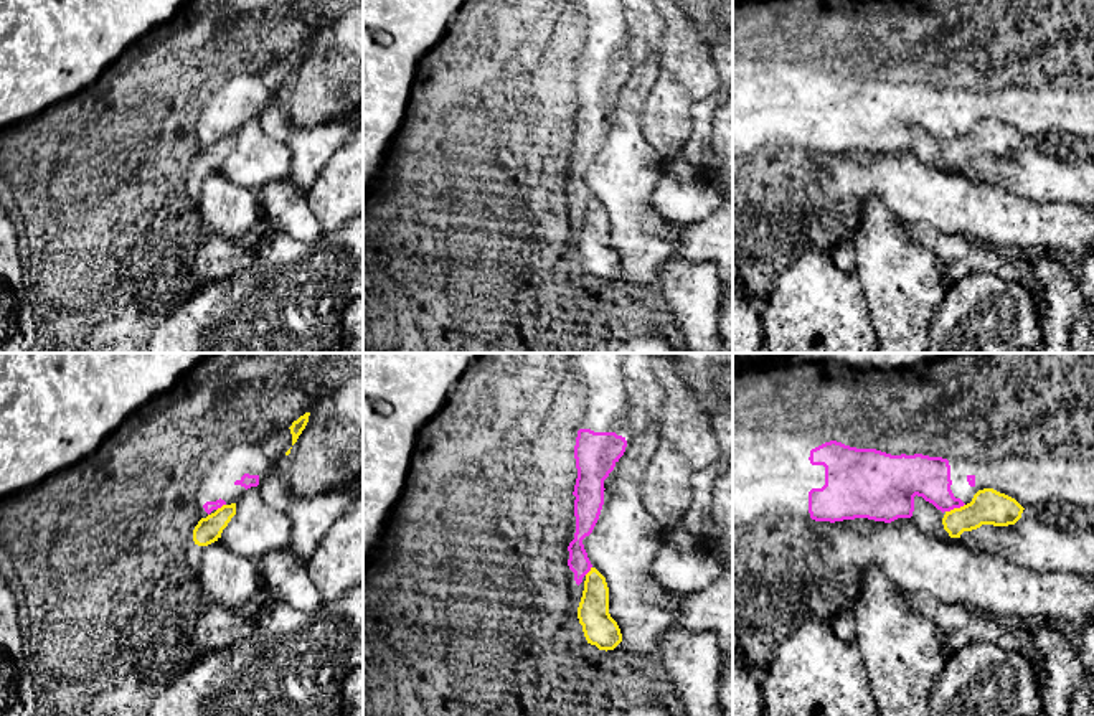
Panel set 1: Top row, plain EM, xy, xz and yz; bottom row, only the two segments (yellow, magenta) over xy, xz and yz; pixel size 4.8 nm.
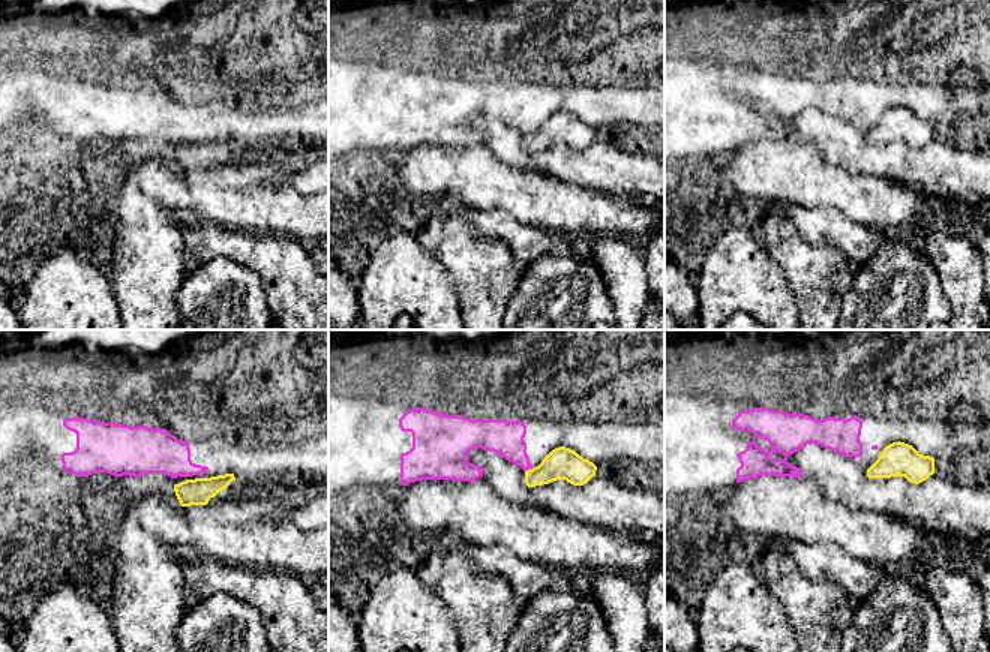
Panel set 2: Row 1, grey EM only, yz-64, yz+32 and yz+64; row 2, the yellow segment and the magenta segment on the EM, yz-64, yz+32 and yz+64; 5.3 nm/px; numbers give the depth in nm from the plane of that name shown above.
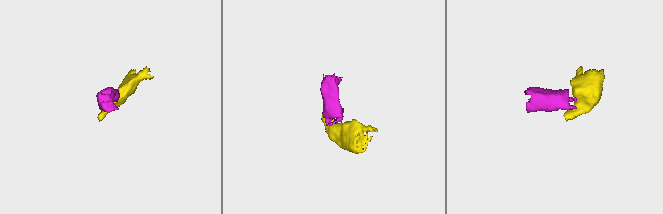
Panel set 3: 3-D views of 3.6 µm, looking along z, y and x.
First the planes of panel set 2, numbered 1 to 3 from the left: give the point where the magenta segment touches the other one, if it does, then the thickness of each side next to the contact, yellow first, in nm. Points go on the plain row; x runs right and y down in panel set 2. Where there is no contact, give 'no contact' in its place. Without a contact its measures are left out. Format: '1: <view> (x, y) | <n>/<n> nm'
1: no contact
2: yz+32 (528, 134) | 180/190 nm
3: no contact

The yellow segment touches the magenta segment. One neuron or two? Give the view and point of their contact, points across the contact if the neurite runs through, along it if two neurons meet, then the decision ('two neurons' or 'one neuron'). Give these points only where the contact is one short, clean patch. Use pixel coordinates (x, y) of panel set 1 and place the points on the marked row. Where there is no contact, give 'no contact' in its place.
contact yz (954, 508); two neurons

